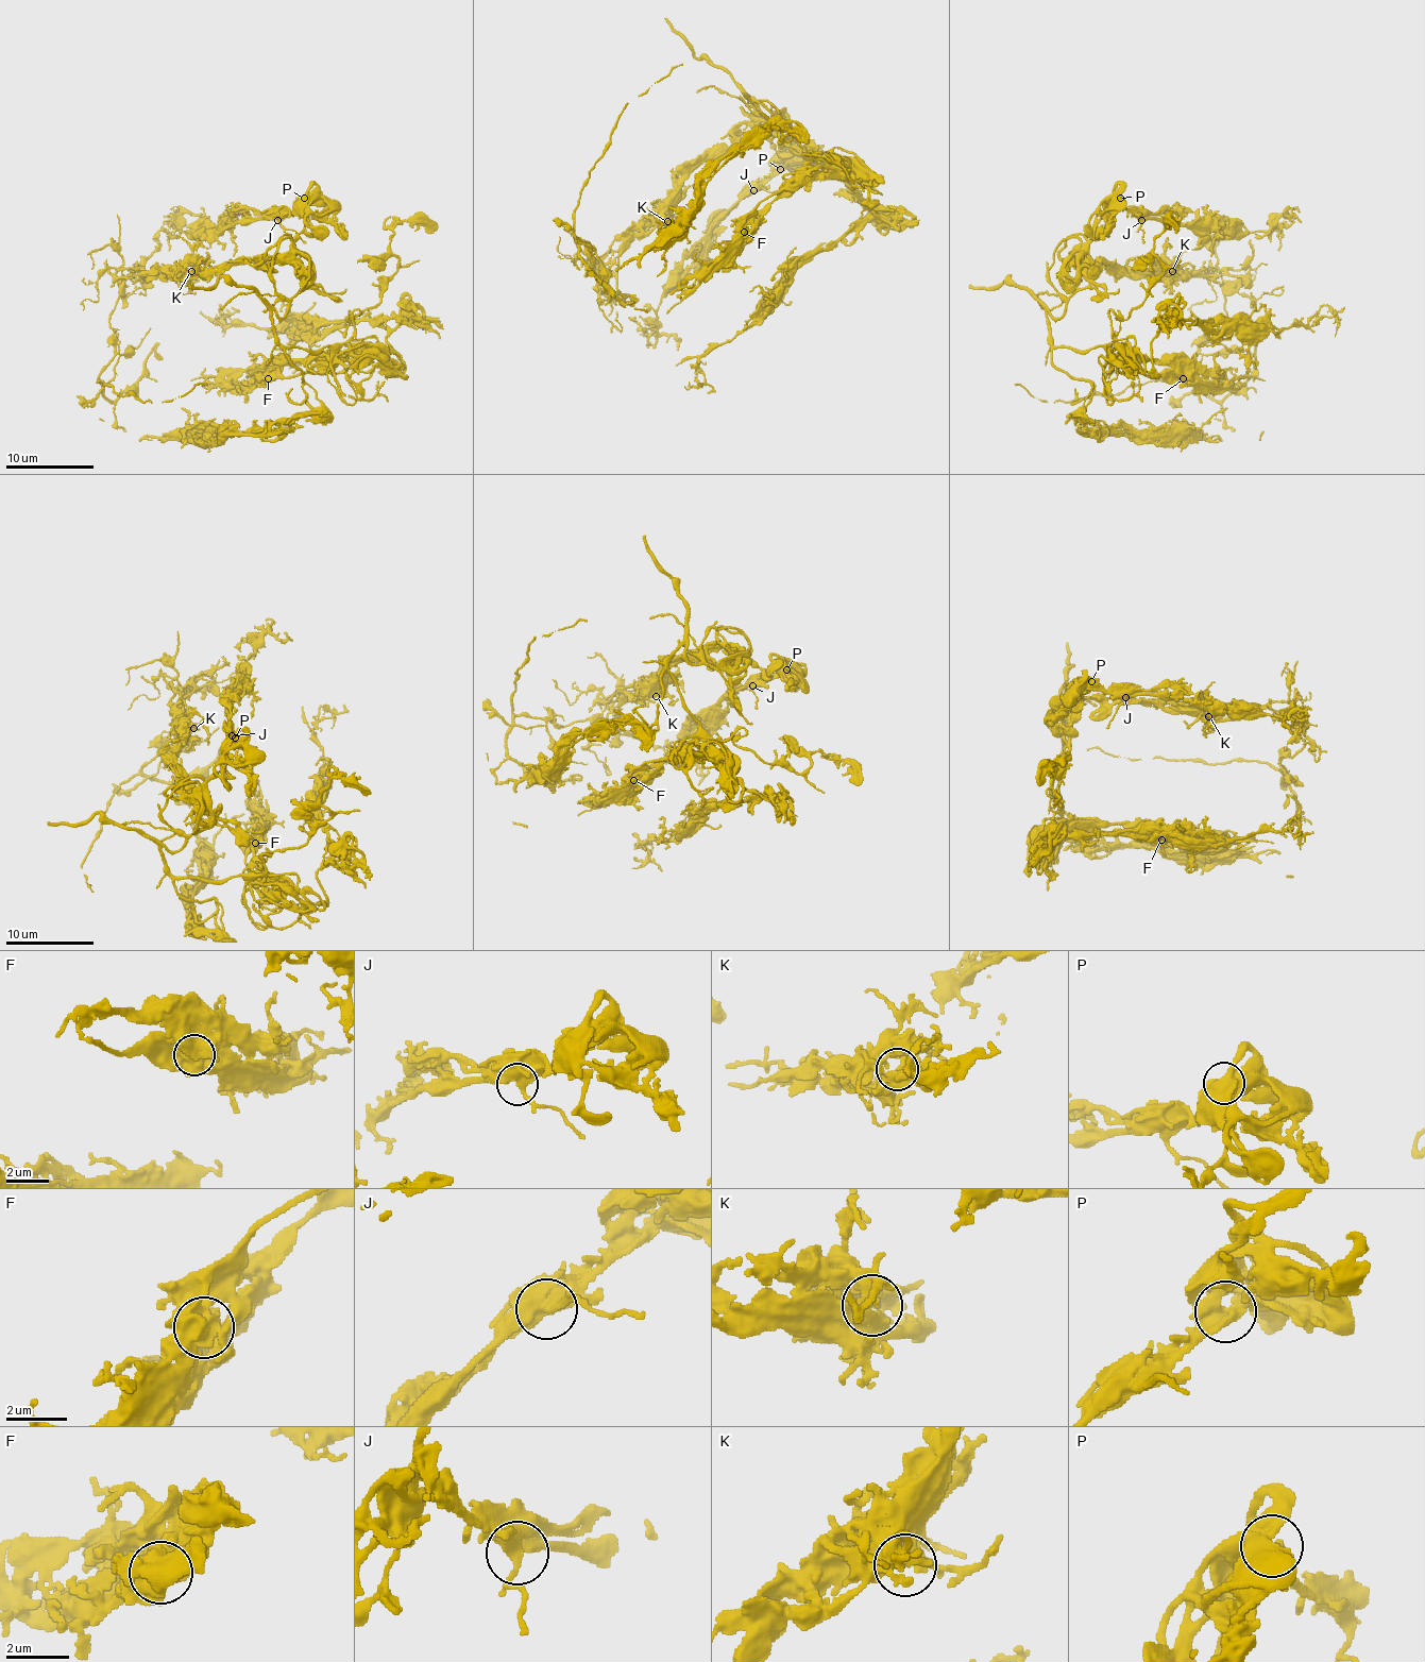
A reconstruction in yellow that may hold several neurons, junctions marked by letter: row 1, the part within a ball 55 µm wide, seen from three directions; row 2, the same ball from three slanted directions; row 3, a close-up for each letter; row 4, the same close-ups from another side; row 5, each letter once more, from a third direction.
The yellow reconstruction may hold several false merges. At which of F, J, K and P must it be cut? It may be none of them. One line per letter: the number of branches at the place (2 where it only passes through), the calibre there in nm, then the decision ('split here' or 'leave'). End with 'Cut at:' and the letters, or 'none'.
F: branches 2; calibre 750 nm; leave
J: branches 2; calibre 650 nm; leave
K: branches 2; calibre 360 nm; leave
P: branches 2; calibre 500 nm; leave
Cut at: none

